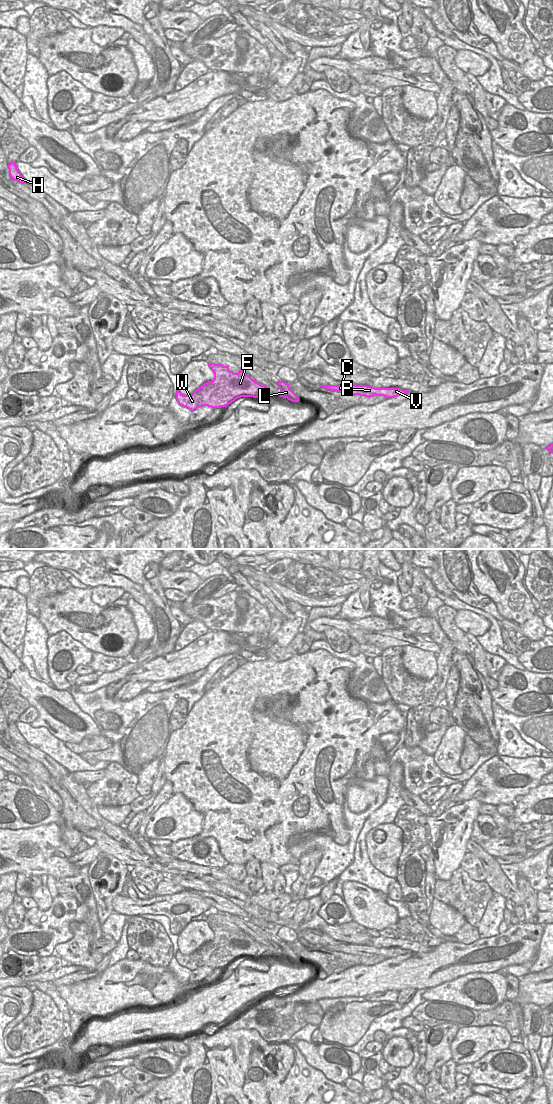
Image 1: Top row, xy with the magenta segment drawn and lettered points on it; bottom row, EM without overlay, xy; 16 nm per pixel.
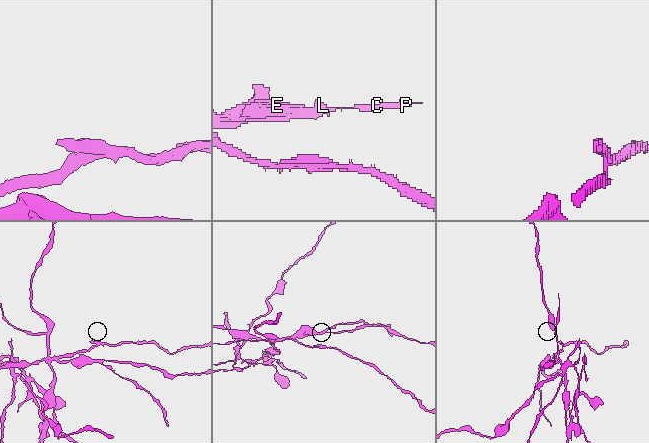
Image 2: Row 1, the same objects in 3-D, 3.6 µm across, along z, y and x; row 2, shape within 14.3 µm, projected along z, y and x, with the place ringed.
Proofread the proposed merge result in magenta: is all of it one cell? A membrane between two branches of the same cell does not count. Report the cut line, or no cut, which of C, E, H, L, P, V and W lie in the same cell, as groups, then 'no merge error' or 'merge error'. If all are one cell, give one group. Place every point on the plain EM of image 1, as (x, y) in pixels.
no cut | C E H L P V W | no merge error

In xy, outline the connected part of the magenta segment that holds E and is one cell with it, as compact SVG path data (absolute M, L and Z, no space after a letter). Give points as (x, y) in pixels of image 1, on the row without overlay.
M208 923L214 933L214 939L208 941L189 955L176 952L176 960L179 965L194 971L198 967L208 966L213 969L227 967L241 957L269 956L269 949L253 940L248 934L240 930L234 933L229 926L218 923Z

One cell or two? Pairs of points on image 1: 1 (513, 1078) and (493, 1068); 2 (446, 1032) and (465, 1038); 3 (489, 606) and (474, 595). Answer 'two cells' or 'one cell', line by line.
1: one cell
2: two cells
3: one cell

